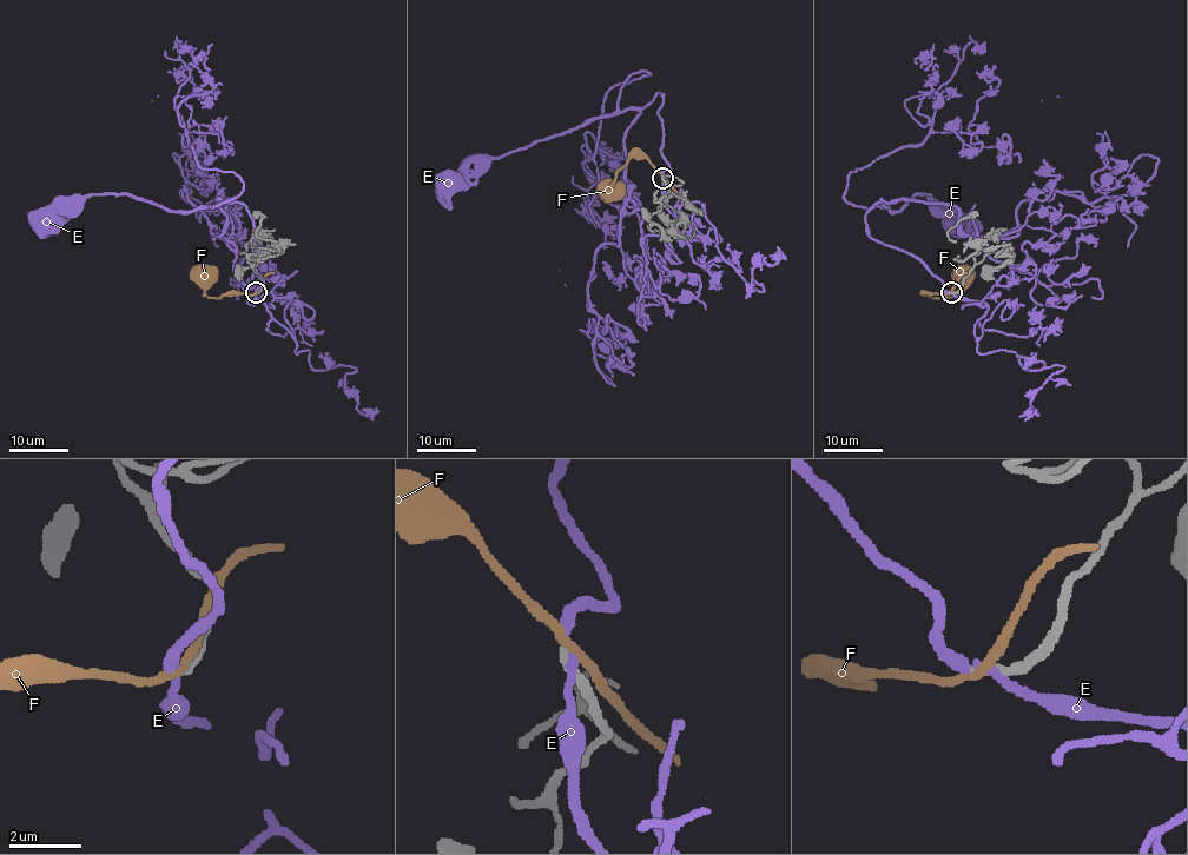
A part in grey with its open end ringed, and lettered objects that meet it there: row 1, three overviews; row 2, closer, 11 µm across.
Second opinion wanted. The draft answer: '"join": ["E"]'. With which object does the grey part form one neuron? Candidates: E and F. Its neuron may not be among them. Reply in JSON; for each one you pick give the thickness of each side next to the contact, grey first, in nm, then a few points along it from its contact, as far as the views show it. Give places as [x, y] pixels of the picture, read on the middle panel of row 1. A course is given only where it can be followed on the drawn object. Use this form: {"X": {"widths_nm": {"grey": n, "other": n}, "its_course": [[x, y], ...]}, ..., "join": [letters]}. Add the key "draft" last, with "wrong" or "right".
{"E": {"widths_nm": {"grey": 320, "other": 240}, "its_course": [[662, 178], [670, 168], [661, 152], [658, 92], [641, 108], [588, 119], [499, 156], [476, 158], [446, 180]]}, "join": ["E"], "draft": "right"}

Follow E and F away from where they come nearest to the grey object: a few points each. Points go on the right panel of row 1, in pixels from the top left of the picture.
E: (951, 292), (918, 259), (875, 240), (864, 214), (880, 199), (897, 212), (929, 193), (930, 210), (952, 225)
F: (950, 293), (930, 296), (956, 297), (969, 283), (967, 276)

